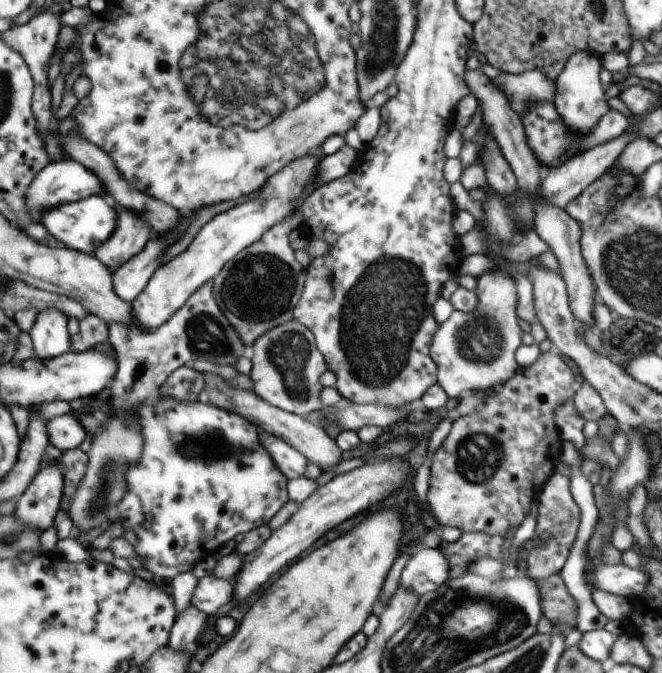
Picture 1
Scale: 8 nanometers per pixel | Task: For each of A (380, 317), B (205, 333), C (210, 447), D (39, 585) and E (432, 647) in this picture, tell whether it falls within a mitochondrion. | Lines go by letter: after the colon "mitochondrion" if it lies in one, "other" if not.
A: mitochondrion
B: mitochondrion
C: mitochondrion
D: other
E: mitochondrion

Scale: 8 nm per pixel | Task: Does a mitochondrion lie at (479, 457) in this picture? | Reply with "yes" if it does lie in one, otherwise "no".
yes

